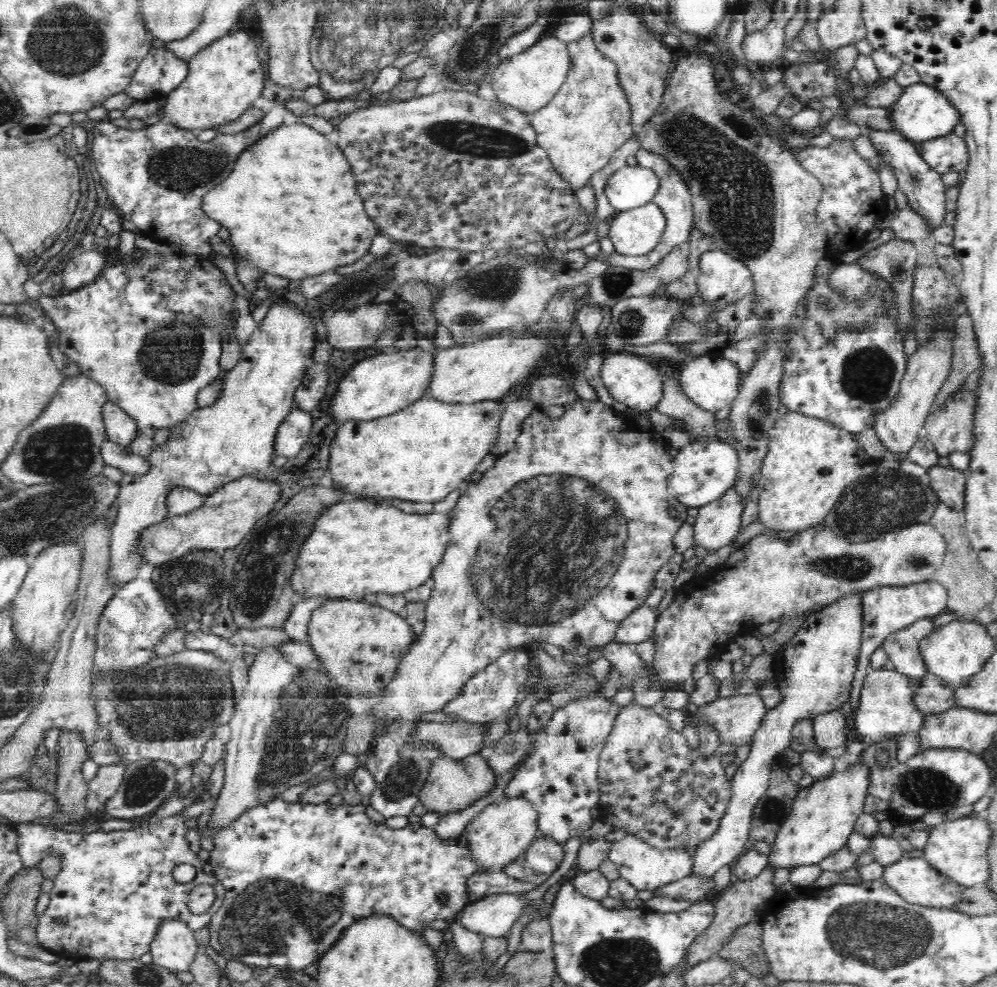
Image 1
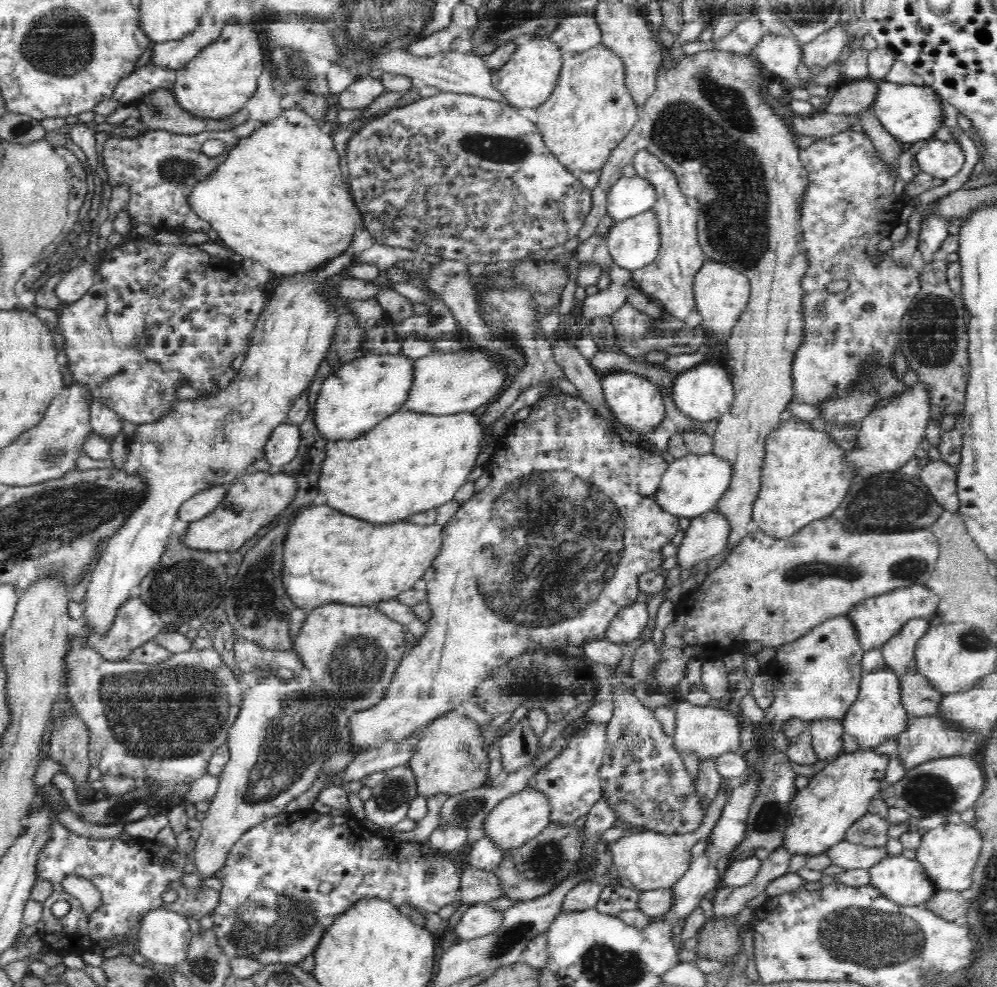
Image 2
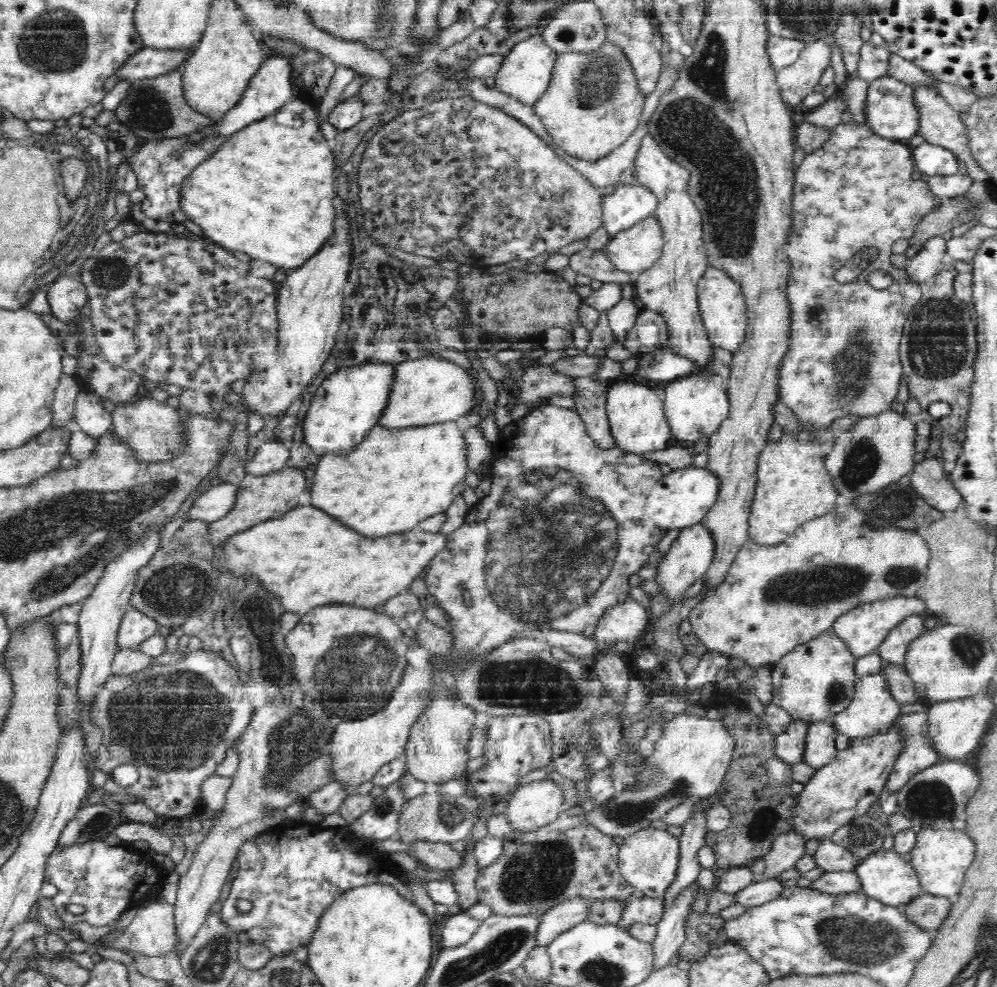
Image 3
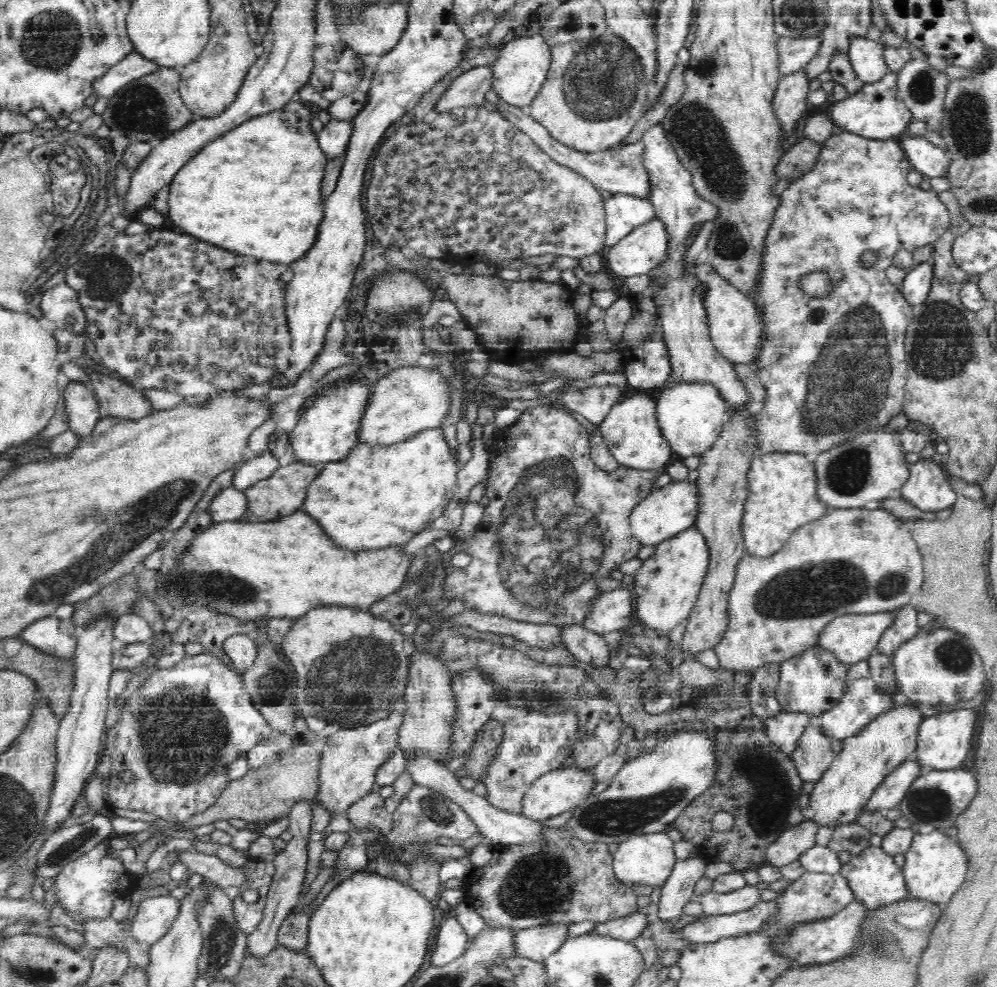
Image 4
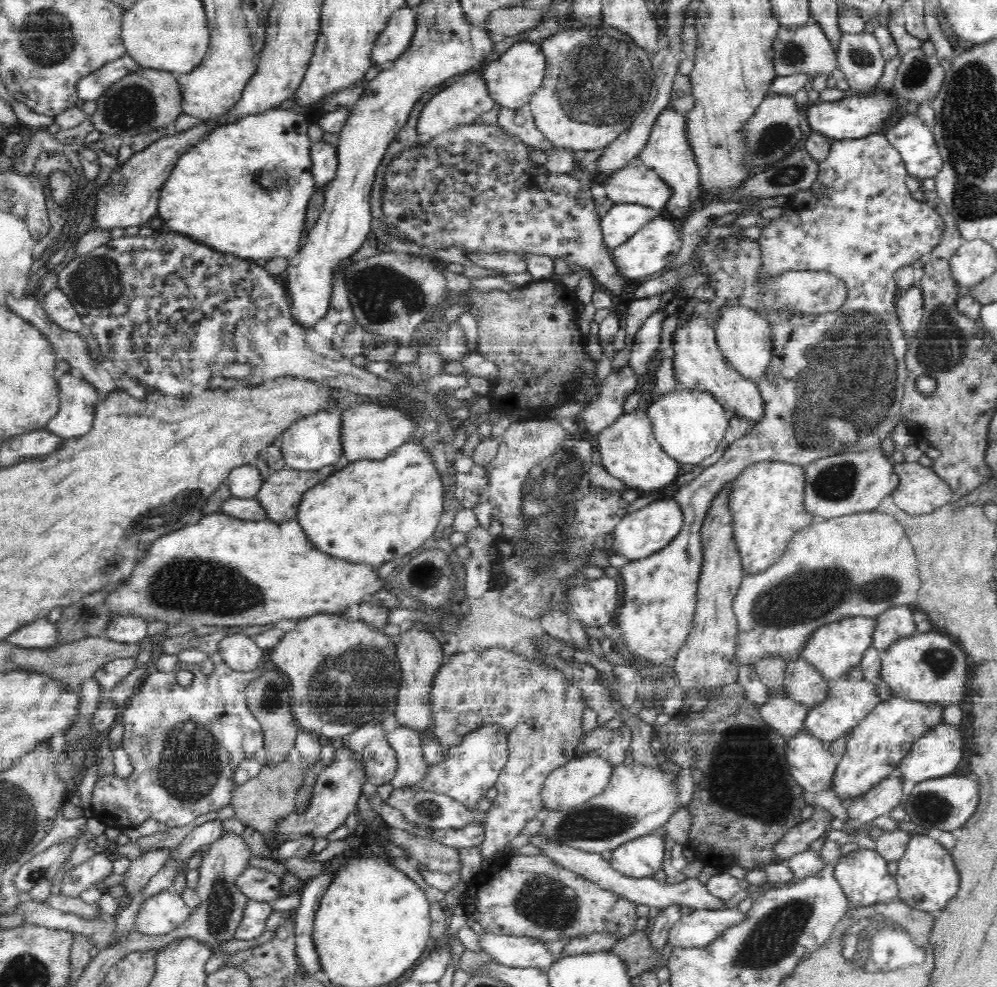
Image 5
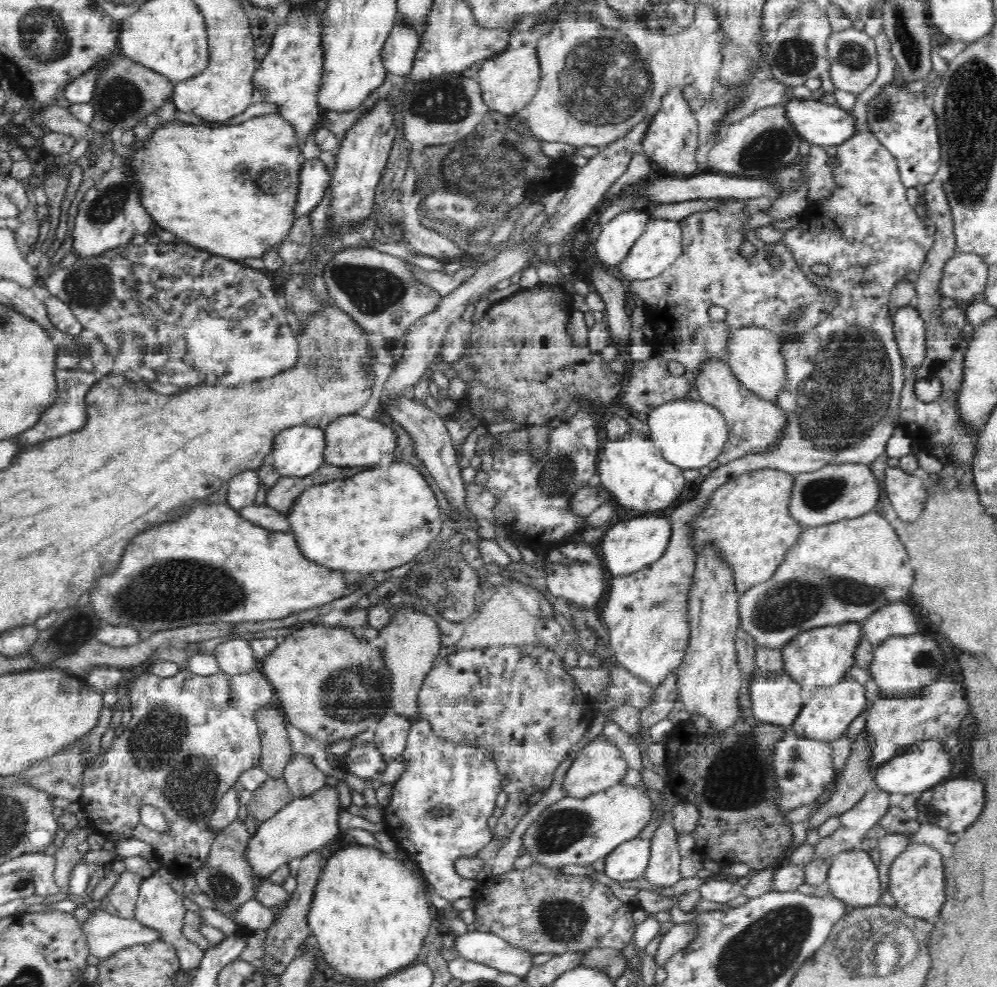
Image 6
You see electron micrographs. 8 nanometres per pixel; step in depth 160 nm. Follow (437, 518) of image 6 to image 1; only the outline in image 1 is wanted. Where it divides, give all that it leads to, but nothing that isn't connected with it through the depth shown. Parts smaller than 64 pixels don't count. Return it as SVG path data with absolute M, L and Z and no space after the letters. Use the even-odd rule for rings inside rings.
M426 395L410 404L407 408L394 412L388 416L380 416L378 418L370 418L370 420L357 420L357 418L350 418L341 423L338 427L336 436L331 444L329 471L333 476L334 486L342 488L348 492L361 492L362 494L371 494L371 496L392 496L396 498L406 498L406 500L414 500L416 502L435 502L444 499L455 488L459 488L466 478L473 472L476 472L476 467L484 456L488 456L494 448L494 444L498 440L498 433L500 430L500 421L503 417L503 411L506 410L506 404L502 404L502 400L498 398L488 398L489 400L480 400L472 403L458 403L440 400L437 396Z

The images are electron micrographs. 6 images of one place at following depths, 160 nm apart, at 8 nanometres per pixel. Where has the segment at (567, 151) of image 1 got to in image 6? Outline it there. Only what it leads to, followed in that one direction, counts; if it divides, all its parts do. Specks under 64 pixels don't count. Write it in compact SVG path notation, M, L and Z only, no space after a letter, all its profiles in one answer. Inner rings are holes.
M568 15L562 16L562 20L552 26L552 30L545 37L542 37L536 42L536 44L537 55L539 56L541 64L541 81L539 82L539 87L532 97L532 100L525 106L522 112L526 120L528 120L528 124L530 124L532 133L538 137L540 142L564 143L575 150L586 146L604 148L607 144L615 142L618 138L622 138L628 130L631 130L638 122L644 120L646 114L650 113L654 115L659 109L661 101L655 99L652 93L653 84L650 78L650 70L648 70L648 66L646 66L646 61L638 56L635 44L626 33L621 33L616 29L602 26L598 21L592 20L586 16L578 18L574 15Z

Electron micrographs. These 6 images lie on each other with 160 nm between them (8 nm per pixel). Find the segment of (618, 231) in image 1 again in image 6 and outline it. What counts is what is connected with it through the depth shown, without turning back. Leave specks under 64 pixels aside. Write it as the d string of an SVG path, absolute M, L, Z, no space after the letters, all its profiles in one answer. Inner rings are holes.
M652 218L642 234L634 241L626 257L618 264L618 273L629 283L663 274L681 256L683 238L679 221Z

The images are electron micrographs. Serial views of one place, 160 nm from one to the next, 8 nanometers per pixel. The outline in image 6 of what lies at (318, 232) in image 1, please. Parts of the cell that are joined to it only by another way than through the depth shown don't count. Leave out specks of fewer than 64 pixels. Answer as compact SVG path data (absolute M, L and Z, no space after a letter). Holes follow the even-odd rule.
M279 113L262 114L246 120L241 124L223 125L218 128L207 125L189 124L166 124L164 128L158 128L156 136L148 139L146 148L136 151L130 158L134 159L137 180L142 182L142 192L144 192L144 206L152 214L152 218L164 228L170 230L172 234L180 236L184 242L198 246L204 250L212 251L219 256L224 256L233 260L244 260L247 258L263 258L270 251L278 251L279 246L284 242L294 224L296 207L300 200L300 184L302 165L304 157L302 155L304 138L296 133L296 126L292 122L284 119Z

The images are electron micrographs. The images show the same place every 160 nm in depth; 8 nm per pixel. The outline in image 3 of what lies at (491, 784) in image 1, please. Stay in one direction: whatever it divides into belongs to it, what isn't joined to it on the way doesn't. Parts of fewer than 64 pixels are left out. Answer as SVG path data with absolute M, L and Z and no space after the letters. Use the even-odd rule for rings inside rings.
M443 686L429 704L424 714L414 723L410 740L405 747L407 752L407 772L416 780L425 782L428 789L450 781L466 781L468 772L468 743L472 730L476 728L476 713L462 701L453 699Z

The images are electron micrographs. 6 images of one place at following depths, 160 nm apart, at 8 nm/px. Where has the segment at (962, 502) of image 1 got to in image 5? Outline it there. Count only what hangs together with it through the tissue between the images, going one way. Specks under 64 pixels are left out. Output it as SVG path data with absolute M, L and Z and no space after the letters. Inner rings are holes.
M905 460L895 463L895 471L899 473L901 481L891 496L908 514L928 515L957 498L932 466L922 466L916 460Z

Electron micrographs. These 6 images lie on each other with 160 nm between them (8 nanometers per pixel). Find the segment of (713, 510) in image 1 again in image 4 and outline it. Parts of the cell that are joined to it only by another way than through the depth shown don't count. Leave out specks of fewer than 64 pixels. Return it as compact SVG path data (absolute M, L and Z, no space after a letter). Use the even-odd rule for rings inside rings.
M696 524L658 543L655 553L643 561L643 566L635 574L638 623L669 633L679 623L688 620L704 582L710 557L707 540Z

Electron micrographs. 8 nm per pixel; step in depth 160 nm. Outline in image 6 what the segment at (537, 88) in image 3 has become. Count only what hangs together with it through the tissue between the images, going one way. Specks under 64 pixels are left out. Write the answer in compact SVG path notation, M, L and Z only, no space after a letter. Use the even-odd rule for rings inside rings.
M523 42L517 46L511 45L504 52L487 60L475 77L481 86L485 103L490 110L505 115L522 112L532 100L541 81L541 64L537 48L532 48Z

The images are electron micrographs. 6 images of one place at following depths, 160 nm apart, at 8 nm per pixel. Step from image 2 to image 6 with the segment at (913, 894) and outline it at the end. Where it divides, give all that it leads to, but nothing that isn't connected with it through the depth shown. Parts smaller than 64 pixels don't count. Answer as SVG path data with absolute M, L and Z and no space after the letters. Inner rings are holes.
M860 847L838 853L829 868L824 885L851 909L878 904L882 879L870 854Z

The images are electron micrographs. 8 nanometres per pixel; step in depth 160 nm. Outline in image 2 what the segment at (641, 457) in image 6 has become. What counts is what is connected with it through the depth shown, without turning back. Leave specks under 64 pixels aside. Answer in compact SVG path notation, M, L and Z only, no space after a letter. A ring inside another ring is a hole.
M611 371L601 374L601 387L607 403L619 422L644 435L653 433L654 427L664 420L664 398L660 387L648 377L628 371Z

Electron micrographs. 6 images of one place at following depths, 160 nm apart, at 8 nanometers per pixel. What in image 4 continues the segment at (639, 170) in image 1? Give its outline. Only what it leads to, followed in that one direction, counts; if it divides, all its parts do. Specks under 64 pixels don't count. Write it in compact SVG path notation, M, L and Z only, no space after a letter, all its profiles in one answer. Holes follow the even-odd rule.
M614 193L605 200L604 208L607 220L604 238L606 250L634 228L656 217L655 208L648 197Z

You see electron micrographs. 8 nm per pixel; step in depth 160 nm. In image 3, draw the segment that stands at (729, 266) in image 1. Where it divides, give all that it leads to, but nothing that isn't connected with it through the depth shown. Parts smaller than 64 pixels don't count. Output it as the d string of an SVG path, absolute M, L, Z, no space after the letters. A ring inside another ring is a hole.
M709 267L697 284L698 306L705 326L708 341L713 346L732 351L742 340L746 332L746 297L738 280L725 271Z

